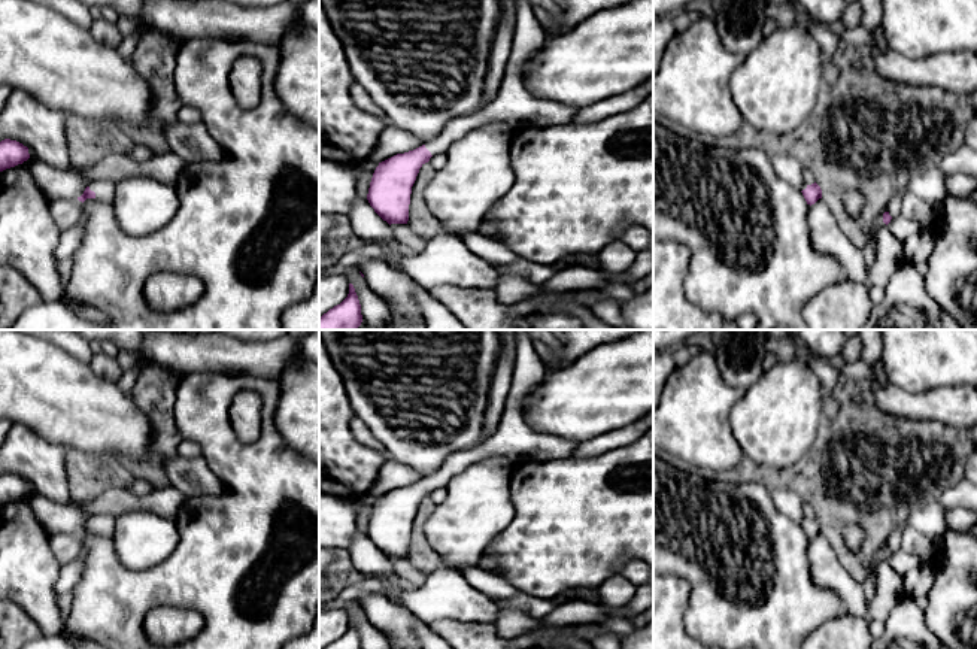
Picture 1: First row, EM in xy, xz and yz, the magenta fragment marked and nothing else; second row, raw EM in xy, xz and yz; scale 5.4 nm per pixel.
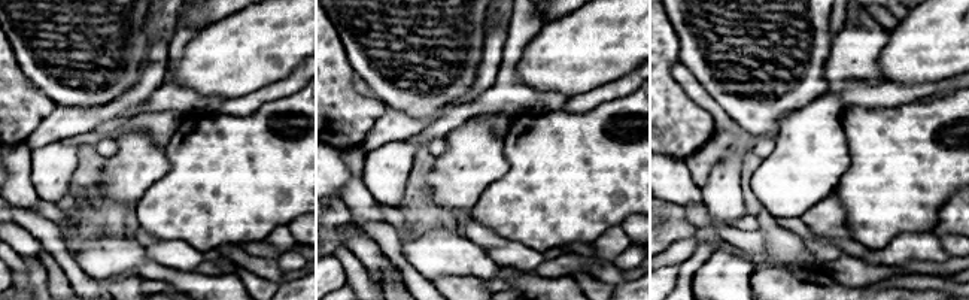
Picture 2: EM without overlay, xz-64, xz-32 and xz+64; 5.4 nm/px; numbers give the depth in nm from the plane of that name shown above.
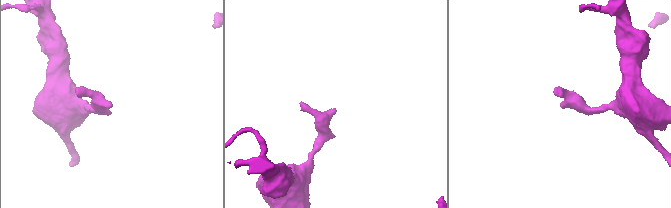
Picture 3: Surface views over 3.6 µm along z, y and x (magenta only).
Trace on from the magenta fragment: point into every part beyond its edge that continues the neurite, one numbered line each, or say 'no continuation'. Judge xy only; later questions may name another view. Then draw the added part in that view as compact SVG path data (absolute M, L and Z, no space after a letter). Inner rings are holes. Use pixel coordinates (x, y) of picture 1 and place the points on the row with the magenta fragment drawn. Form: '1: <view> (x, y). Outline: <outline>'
1: xy (105, 190). Outline: M101 179L89 184L89 189L95 192L97 200L112 203L115 197L116 184L118 181L115 179Z

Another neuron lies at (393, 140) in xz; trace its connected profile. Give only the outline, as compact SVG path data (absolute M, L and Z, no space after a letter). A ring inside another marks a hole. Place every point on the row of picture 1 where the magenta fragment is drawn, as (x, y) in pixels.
M389 125L380 134L376 148L368 157L368 161L382 163L397 154L413 151L422 145L424 140L412 133L395 125Z

